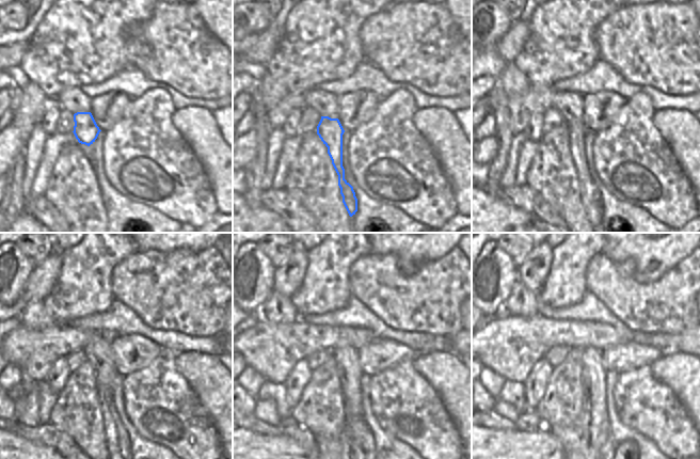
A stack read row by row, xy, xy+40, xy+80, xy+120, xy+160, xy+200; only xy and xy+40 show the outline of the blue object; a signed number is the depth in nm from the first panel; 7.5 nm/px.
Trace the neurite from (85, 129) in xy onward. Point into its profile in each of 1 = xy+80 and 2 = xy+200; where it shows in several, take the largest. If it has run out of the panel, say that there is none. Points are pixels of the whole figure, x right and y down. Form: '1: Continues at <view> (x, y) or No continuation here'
1: Continues at xy+80 (589, 183)
2: Continues at xy+200 (607, 449).

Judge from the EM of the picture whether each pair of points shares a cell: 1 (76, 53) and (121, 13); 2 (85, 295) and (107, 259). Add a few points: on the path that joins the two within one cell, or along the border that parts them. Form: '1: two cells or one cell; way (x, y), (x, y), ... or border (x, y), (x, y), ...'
1: one cell; way (86, 43), (110, 19)
2: one cell; way (85, 285), (85, 279), (97, 267)

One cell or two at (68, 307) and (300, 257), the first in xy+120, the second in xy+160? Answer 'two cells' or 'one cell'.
two cells

